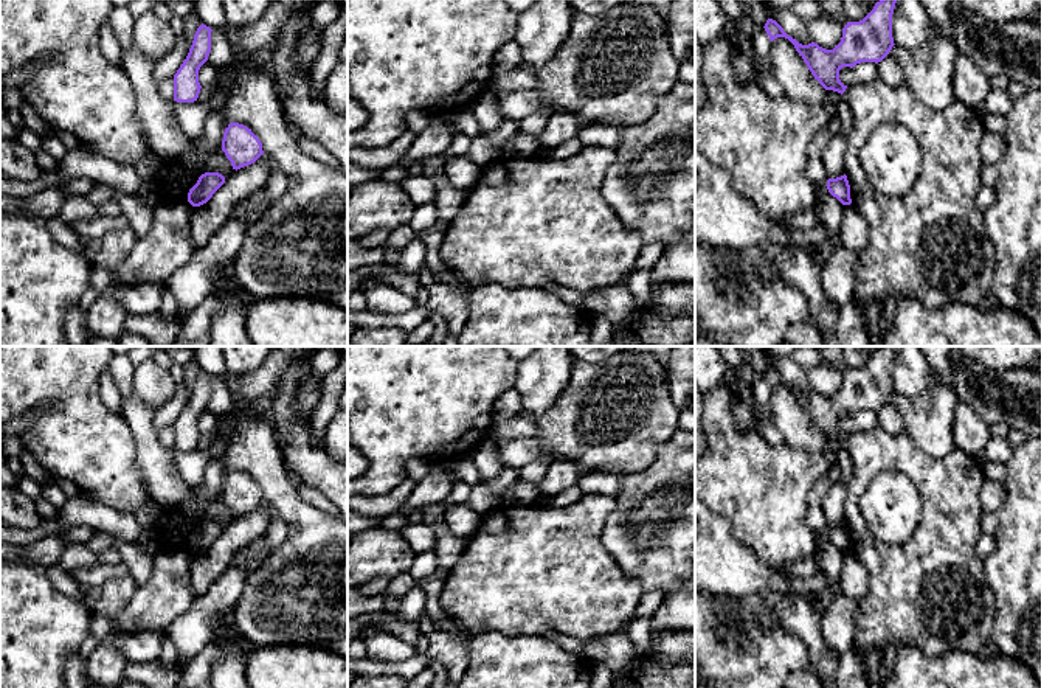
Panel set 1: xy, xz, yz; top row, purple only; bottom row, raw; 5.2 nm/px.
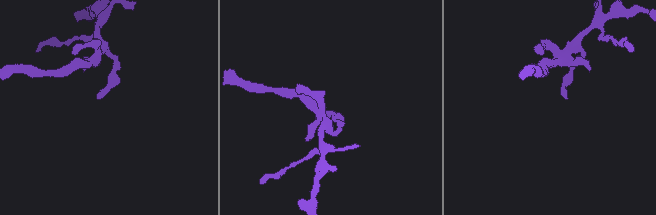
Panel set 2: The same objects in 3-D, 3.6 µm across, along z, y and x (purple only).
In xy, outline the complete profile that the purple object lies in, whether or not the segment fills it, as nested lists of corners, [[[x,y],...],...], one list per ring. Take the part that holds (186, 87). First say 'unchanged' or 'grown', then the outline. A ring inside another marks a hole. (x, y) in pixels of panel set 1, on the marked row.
unchanged; [[[200,25],[194,34],[189,53],[174,75],[174,101],[194,103],[200,93],[199,70],[208,61],[211,51],[211,28]]]

